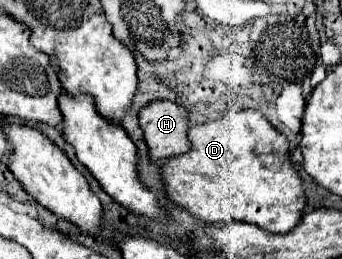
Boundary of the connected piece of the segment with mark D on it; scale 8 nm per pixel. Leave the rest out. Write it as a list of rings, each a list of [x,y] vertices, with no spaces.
[[[257,110],[227,112],[219,120],[191,126],[189,138],[193,144],[191,150],[187,154],[171,158],[161,166],[167,196],[175,204],[187,208],[191,216],[209,224],[227,224],[239,220],[277,234],[291,232],[299,224],[303,210],[307,208],[303,180],[299,172],[293,168],[293,162],[289,158],[287,136],[281,134],[261,112]]]

